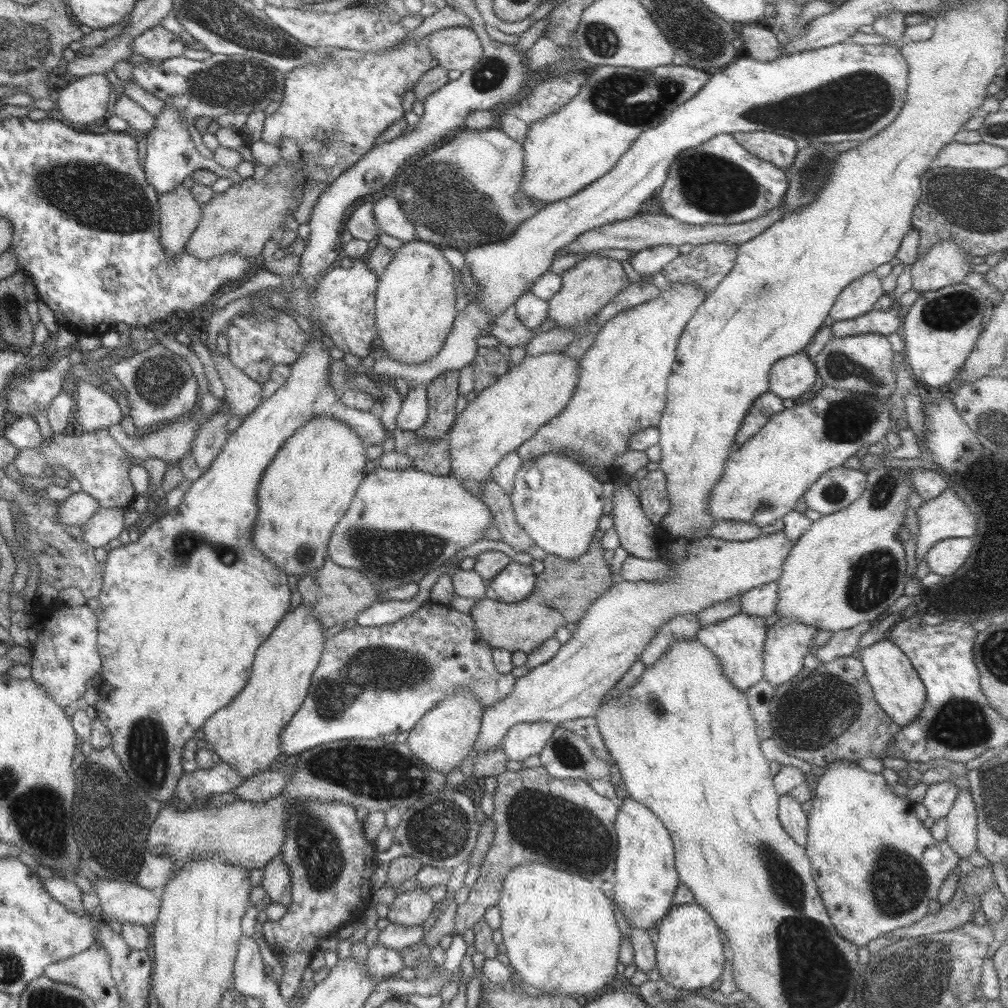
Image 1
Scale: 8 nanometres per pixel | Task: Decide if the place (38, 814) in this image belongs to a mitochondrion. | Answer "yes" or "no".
yes

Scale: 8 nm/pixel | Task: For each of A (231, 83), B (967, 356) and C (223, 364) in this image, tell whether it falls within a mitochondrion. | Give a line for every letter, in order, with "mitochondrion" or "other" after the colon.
A: mitochondrion
B: other
C: other

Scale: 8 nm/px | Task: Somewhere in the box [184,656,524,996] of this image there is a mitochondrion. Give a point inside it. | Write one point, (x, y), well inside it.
(373, 773)

